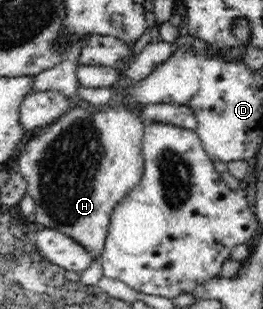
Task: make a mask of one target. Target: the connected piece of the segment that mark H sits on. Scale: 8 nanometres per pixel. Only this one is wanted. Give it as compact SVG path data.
M129 100L118 106L80 105L55 122L46 125L43 132L26 140L17 158L19 174L27 183L26 192L35 201L34 213L39 224L47 229L55 229L79 241L89 249L95 260L99 260L110 225L113 207L139 184L144 171L141 146L143 144L144 122L139 115L140 106Z

